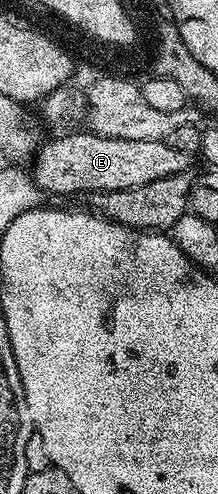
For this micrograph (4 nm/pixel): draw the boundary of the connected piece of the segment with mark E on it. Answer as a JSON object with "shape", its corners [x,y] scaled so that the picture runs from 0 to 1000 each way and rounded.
{"shape":[[[413,263],[326,267],[257,283],[183,289],[151,318],[151,358],[197,393],[257,389],[271,397],[326,397],[339,389],[514,389],[592,385],[720,368],[720,360],[775,360],[794,352],[876,348],[881,310],[775,296],[761,283],[647,287],[633,279],[500,279],[440,275]]]}

